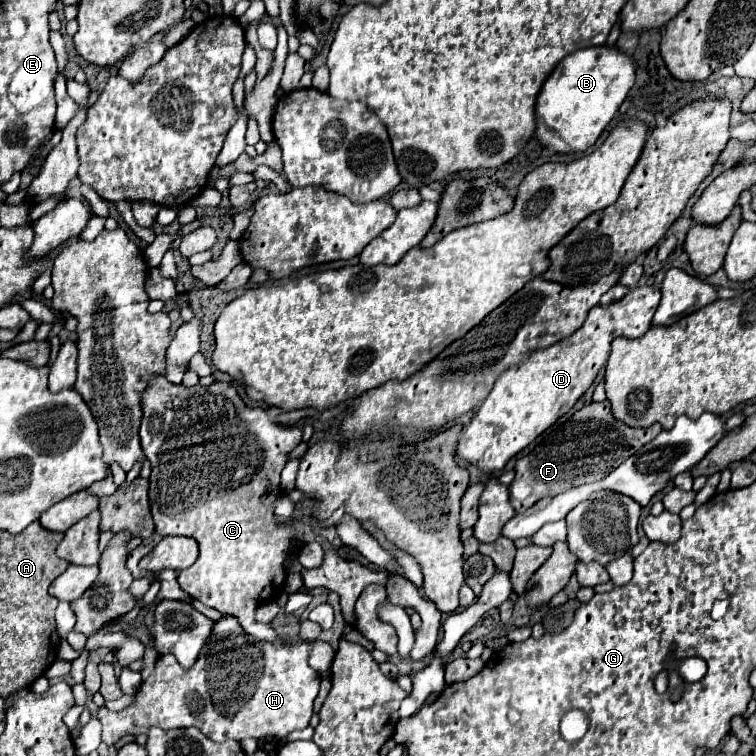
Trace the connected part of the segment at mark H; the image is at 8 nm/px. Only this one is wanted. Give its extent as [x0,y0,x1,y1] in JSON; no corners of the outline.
[96,617,320,745]

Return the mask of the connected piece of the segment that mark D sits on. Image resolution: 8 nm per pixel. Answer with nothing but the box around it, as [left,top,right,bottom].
[456,287,660,543]

